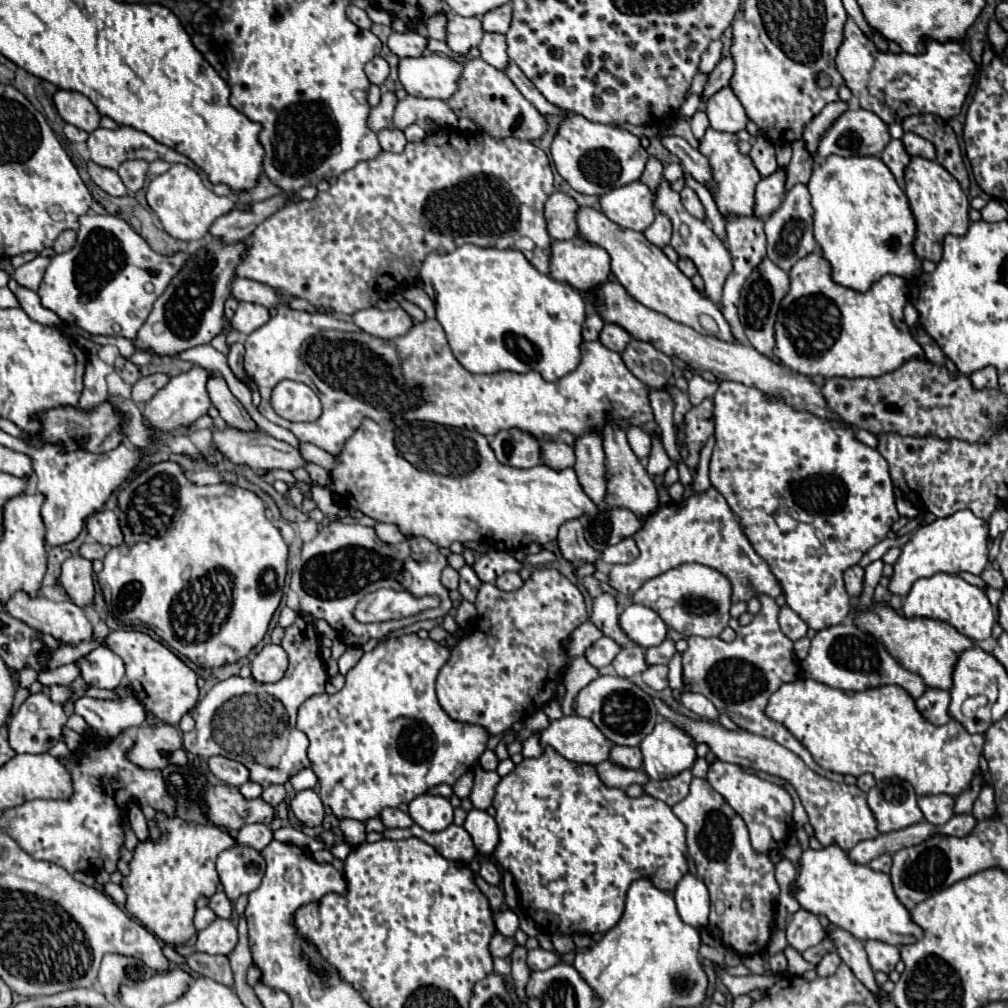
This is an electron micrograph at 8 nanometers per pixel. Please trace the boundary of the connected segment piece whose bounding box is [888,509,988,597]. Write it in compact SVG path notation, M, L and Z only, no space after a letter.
M956 511L946 519L936 519L932 525L920 527L910 541L902 547L902 555L894 563L894 575L890 577L888 589L894 595L908 595L914 581L922 577L932 577L936 573L958 575L968 571L980 575L988 563L988 523L978 519L972 511Z

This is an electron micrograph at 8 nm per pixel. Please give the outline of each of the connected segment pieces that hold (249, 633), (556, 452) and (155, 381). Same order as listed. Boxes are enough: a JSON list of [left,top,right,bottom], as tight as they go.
[[98,461,288,669],[540,443,574,471],[132,373,168,403]]

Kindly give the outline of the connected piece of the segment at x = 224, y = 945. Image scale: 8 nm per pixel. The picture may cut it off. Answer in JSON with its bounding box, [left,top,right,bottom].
[176,917,238,955]

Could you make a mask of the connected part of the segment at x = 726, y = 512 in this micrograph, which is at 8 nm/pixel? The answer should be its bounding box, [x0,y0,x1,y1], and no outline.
[610,487,782,603]

